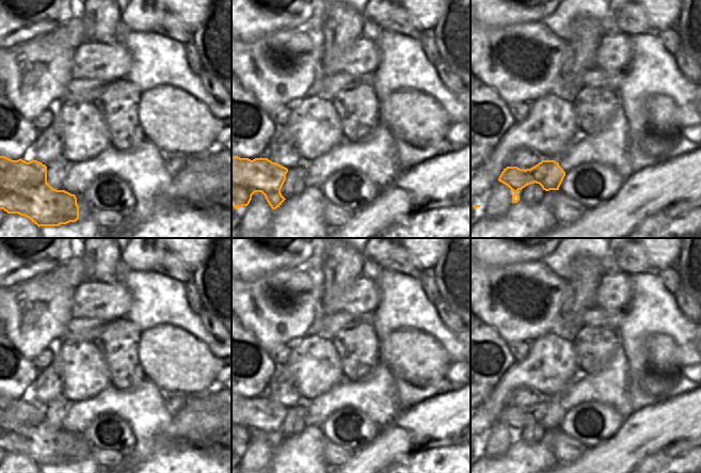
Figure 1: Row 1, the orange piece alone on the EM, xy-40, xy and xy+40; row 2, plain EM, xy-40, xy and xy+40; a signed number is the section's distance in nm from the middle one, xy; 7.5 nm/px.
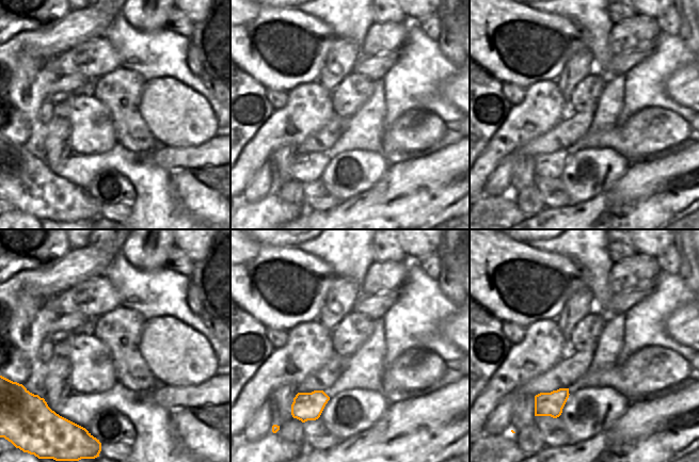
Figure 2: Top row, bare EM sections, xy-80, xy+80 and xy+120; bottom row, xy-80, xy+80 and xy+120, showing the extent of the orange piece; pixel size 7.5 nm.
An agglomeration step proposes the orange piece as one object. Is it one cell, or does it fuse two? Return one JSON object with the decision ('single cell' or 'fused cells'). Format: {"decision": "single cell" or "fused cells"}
{"decision": "fused cells"}

